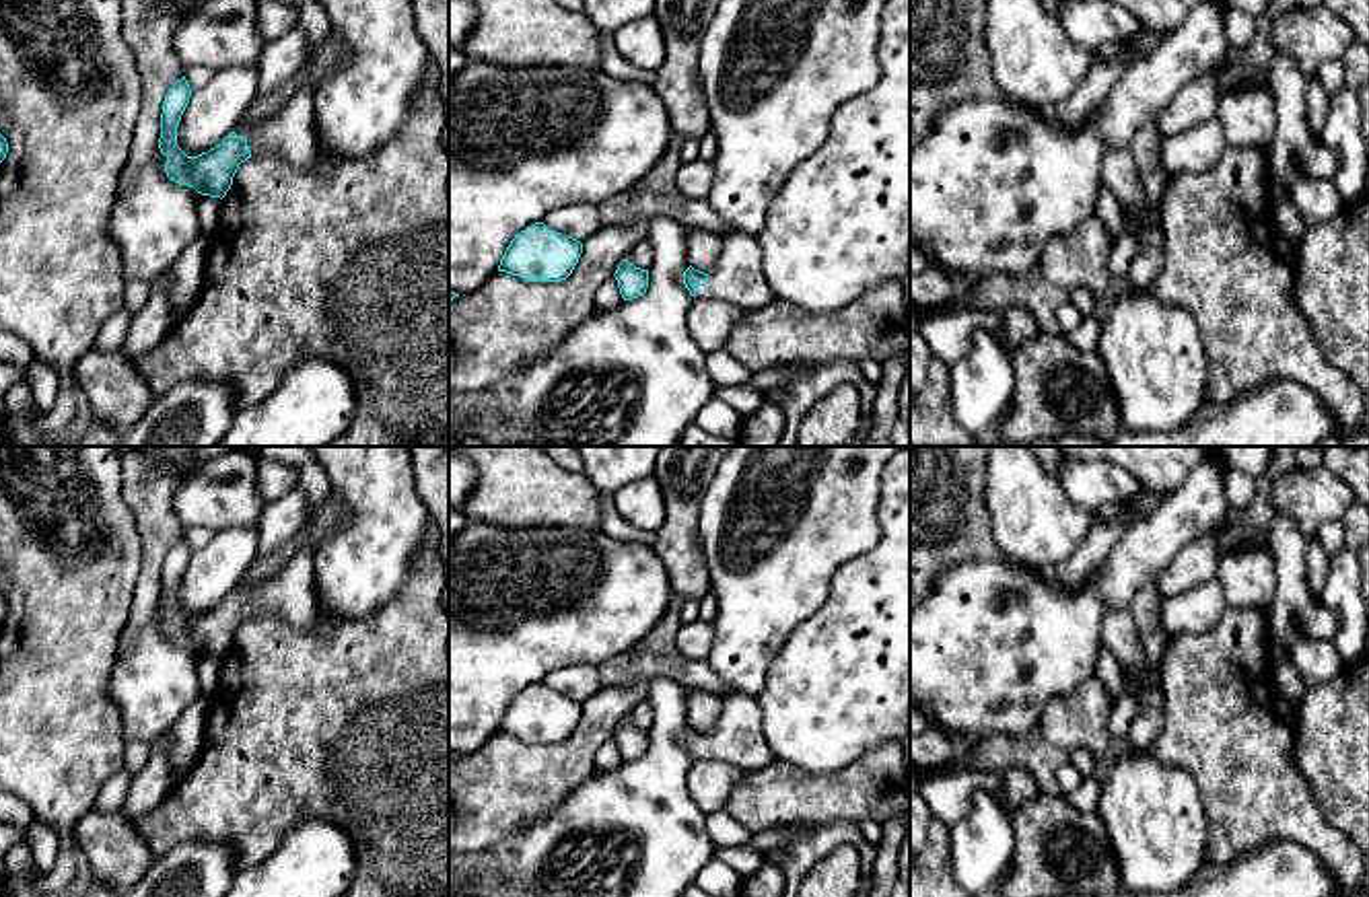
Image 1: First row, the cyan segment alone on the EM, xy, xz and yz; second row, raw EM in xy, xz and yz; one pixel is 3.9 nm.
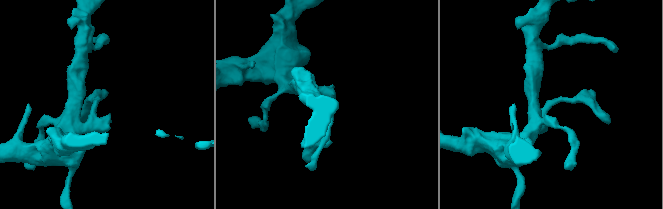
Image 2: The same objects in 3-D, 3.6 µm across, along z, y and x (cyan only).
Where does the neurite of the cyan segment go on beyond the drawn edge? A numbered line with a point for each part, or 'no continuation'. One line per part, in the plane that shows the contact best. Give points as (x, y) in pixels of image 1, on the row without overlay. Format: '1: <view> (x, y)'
1: xy (289, 595)

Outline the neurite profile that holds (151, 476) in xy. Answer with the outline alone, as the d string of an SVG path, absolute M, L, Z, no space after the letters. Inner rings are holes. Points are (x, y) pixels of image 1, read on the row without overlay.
M115 446L121 461L121 496L132 508L142 539L142 568L119 652L128 654L148 625L161 599L163 562L183 539L173 500L177 488L206 461L235 446Z

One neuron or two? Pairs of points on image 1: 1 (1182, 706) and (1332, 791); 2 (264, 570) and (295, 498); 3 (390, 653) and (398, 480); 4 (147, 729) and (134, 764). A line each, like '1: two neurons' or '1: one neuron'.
1: two neurons
2: two neurons
3: two neurons
4: two neurons

